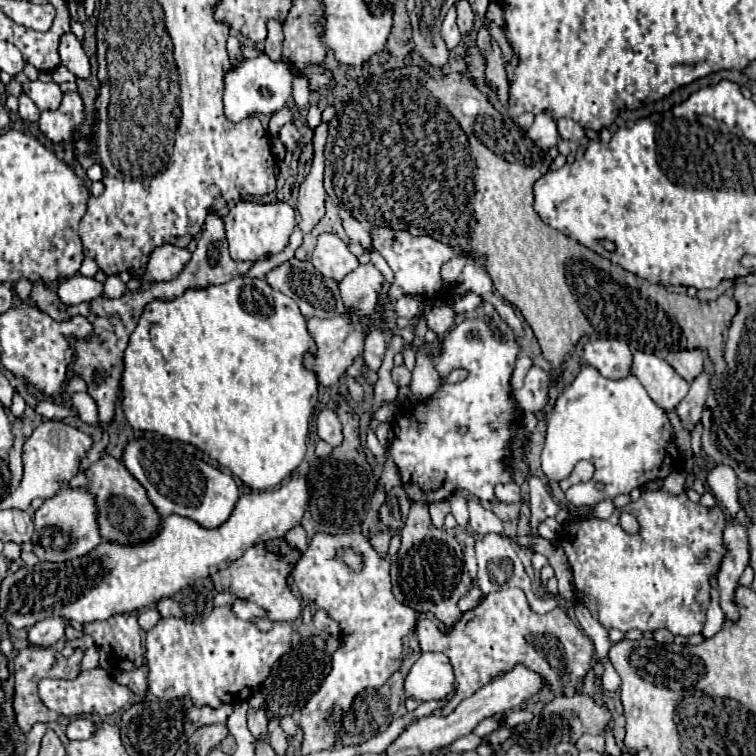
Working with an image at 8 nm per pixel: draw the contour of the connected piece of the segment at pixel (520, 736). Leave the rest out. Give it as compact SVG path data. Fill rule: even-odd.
M575 693L573 697L559 695L533 719L533 723L517 725L513 739L515 739L515 743L519 743L531 751L547 749L547 747L557 745L557 743L575 745L583 733L603 735L605 729L611 727L611 719L613 719L613 713L603 703L597 703L593 697L589 697L585 693Z

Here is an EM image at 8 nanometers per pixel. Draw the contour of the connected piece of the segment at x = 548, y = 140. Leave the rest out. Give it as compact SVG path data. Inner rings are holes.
M541 111L541 113L535 117L535 123L531 125L531 129L529 129L527 133L529 133L529 137L535 141L535 145L541 147L541 149L555 147L557 141L559 141L559 133L557 133L555 119L553 119L551 115L547 115L545 111Z

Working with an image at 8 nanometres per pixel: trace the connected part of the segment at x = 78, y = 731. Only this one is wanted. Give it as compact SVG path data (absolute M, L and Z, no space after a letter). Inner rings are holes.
M77 717L77 719L73 719L69 723L69 727L67 727L65 733L67 733L69 741L79 741L79 739L91 737L91 731L93 731L93 721L89 721L85 717Z

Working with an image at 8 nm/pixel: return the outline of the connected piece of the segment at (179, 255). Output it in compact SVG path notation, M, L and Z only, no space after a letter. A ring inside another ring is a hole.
M161 245L153 249L149 263L147 263L147 273L143 275L145 281L157 283L157 281L171 281L181 273L181 269L187 265L191 259L191 253L181 247L173 245Z

